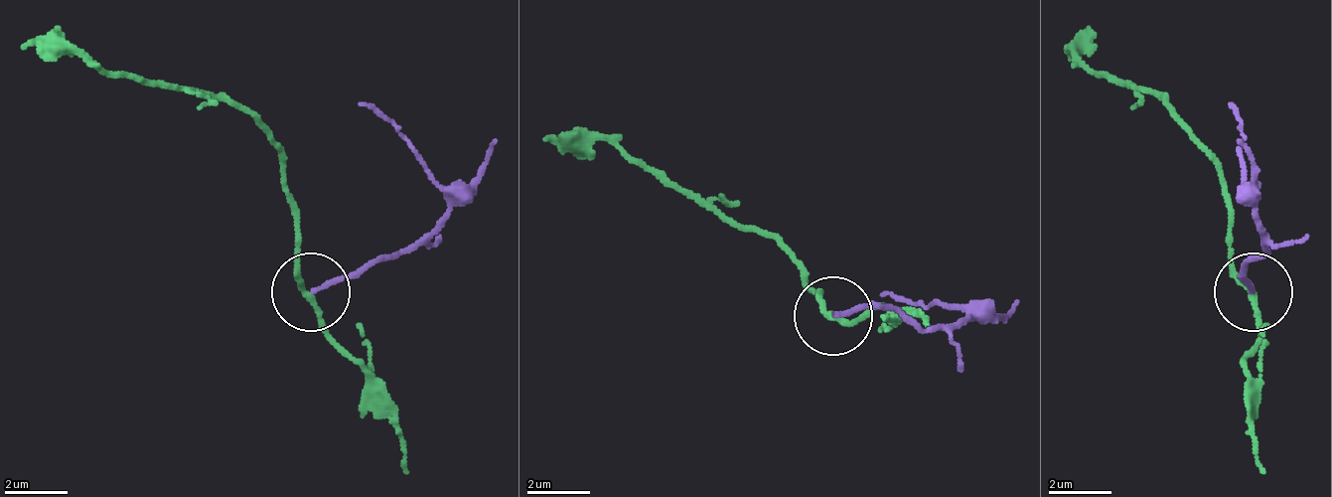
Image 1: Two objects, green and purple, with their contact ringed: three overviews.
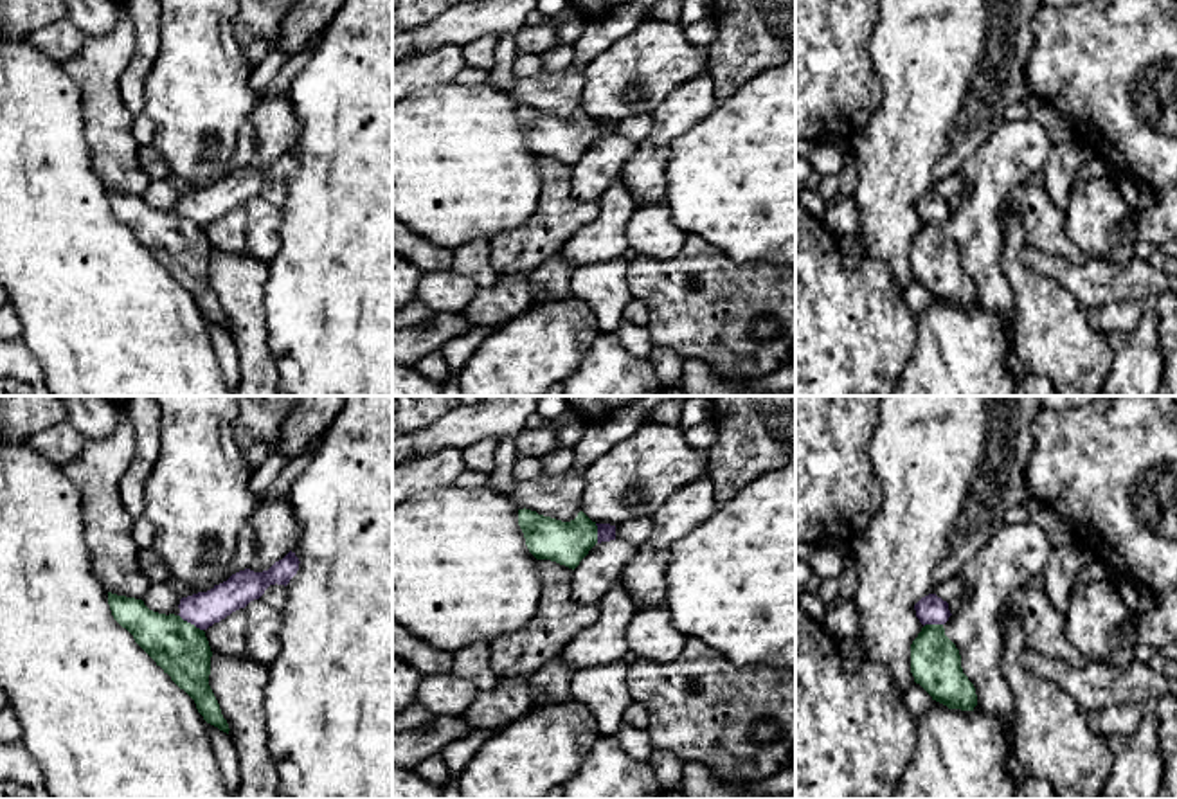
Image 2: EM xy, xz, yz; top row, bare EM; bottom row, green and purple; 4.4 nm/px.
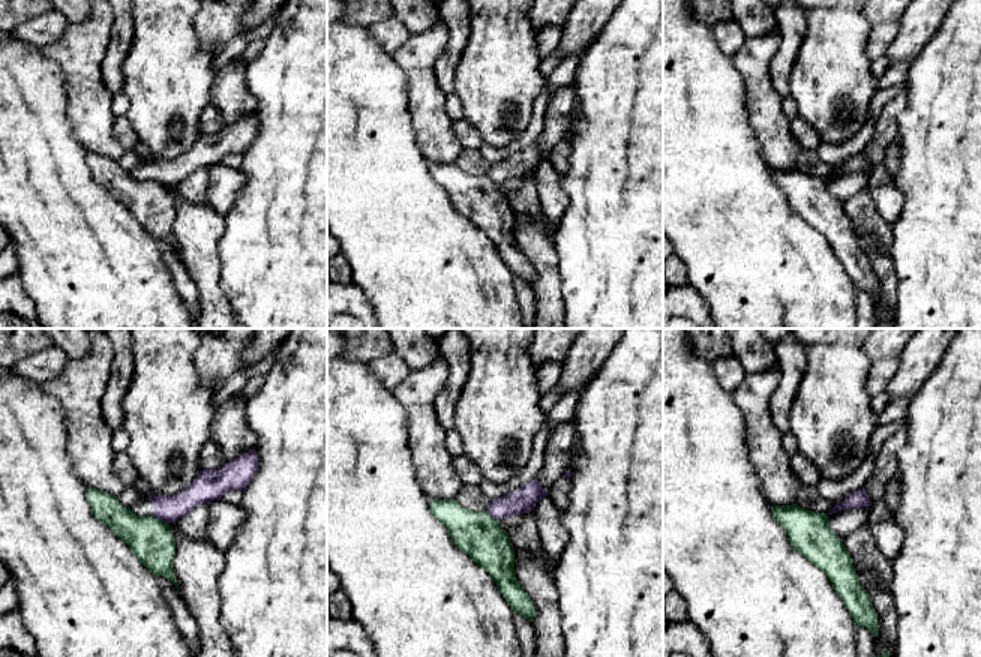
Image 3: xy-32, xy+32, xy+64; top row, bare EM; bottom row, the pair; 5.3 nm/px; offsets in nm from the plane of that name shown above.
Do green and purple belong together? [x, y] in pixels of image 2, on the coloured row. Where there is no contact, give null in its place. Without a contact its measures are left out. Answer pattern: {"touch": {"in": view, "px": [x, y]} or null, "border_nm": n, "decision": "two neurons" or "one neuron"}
{"touch": {"in": "xy", "px": [189, 623]}, "border_nm": 130, "decision": "two neurons"}

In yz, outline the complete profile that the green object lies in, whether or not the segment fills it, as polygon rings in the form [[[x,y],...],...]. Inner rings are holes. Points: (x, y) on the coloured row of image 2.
[[[925,624],[911,644],[911,673],[932,700],[948,709],[974,711],[977,695],[963,673],[961,655],[943,624]]]

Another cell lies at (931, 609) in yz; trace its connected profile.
[[[929,594],[921,597],[916,605],[916,617],[925,624],[945,624],[952,615],[948,610],[948,603],[938,597],[936,594]]]

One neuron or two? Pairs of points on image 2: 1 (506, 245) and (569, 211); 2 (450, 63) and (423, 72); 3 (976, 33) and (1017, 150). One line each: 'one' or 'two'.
1: one
2: one
3: two

